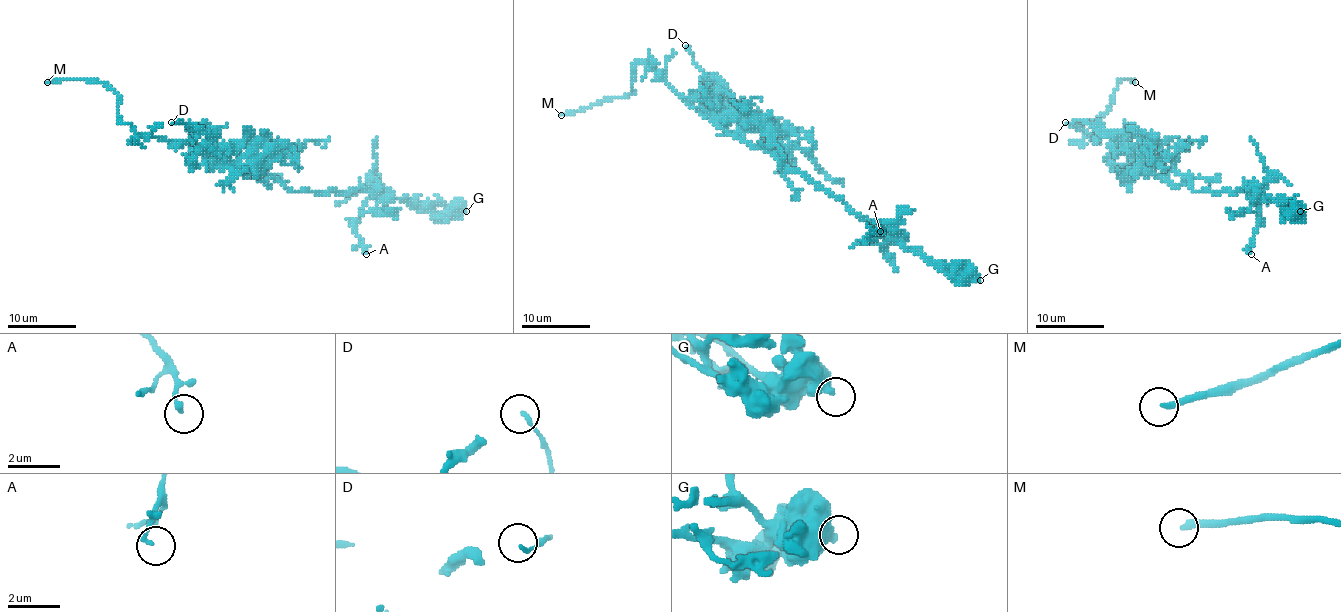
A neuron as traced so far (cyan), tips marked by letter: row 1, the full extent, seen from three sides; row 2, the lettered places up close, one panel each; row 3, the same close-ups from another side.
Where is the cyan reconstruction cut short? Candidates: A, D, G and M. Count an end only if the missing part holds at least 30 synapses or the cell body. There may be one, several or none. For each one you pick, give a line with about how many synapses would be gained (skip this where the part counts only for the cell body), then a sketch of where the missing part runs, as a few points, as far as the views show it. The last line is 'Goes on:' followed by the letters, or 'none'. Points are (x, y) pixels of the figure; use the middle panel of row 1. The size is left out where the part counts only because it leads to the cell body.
Goes on: M

